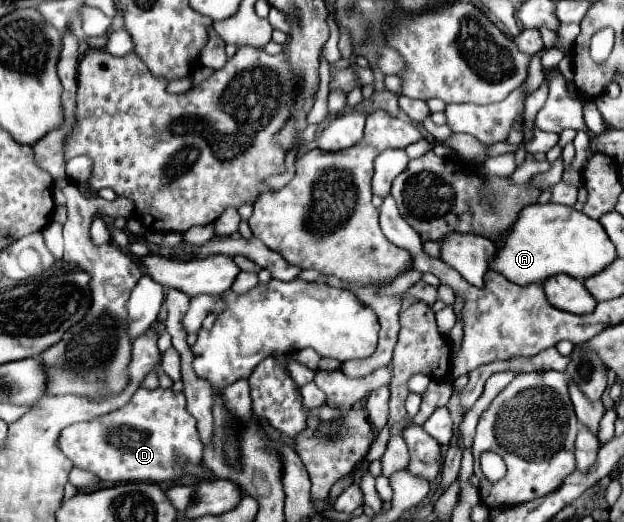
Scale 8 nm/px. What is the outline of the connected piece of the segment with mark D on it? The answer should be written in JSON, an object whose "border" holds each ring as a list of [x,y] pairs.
{"border":[[[138,389],[130,403],[118,411],[92,421],[66,427],[60,433],[58,447],[74,467],[94,473],[102,481],[170,481],[182,475],[178,459],[190,463],[202,461],[204,445],[198,441],[196,419],[186,411],[184,393],[172,389]]]}

